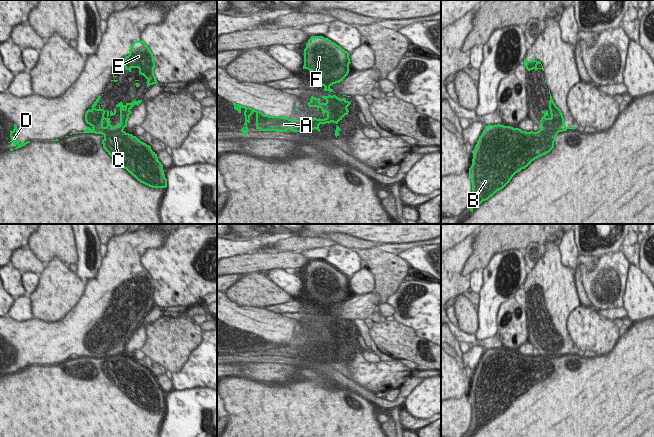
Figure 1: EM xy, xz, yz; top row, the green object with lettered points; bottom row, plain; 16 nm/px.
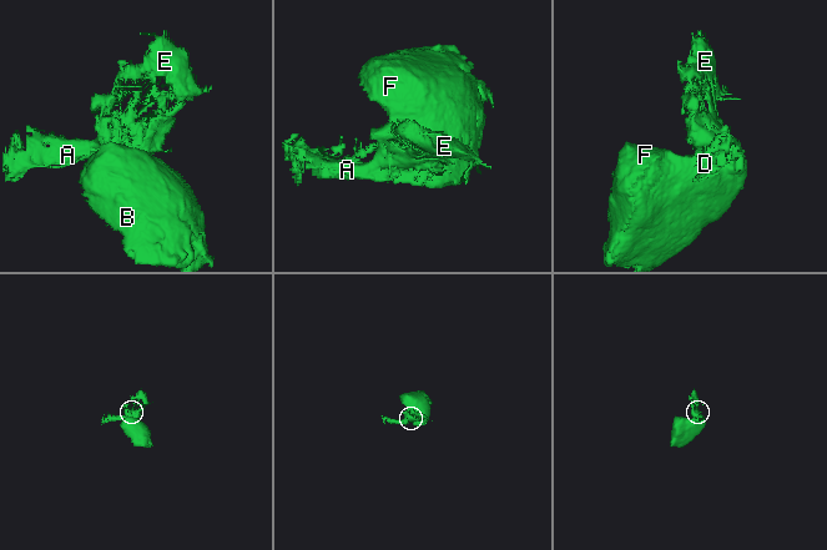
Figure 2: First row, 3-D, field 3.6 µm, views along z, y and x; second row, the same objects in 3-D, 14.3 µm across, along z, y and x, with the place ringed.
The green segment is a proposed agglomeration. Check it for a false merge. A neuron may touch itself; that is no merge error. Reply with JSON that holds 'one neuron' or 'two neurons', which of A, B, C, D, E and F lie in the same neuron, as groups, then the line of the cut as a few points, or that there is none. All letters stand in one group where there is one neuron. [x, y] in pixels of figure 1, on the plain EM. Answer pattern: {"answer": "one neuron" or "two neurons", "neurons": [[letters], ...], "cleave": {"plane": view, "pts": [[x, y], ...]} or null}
{"answer": "two neurons", "neurons": [["A", "D", "E"], ["B", "C", "F"]], "cleave": {"plane": "xy", "pts": [[122, 353], [95, 357]]}}

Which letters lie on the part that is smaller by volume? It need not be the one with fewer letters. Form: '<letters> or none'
A, D, E

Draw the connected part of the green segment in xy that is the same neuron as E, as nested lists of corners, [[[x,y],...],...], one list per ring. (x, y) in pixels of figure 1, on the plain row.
[[[143,263],[133,266],[129,273],[129,279],[118,286],[118,289],[124,290],[129,296],[132,292],[138,292],[139,298],[147,303],[147,311],[158,307],[154,299],[155,285],[153,277]]]

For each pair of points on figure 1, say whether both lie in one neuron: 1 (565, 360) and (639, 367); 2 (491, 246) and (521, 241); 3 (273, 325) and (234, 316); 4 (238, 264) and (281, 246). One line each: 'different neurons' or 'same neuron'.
1: same neuron
2: same neuron
3: same neuron
4: different neurons

